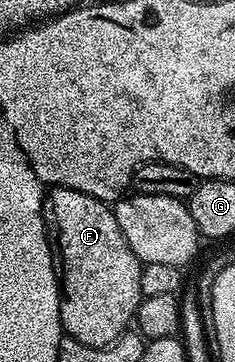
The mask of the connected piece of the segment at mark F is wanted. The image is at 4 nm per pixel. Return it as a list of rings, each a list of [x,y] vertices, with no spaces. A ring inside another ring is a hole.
[[[54,186],[44,195],[44,225],[54,239],[54,250],[62,263],[63,333],[82,344],[110,344],[110,340],[133,325],[142,297],[142,263],[130,252],[130,244],[126,244],[115,209],[94,196],[86,196],[86,192]]]

